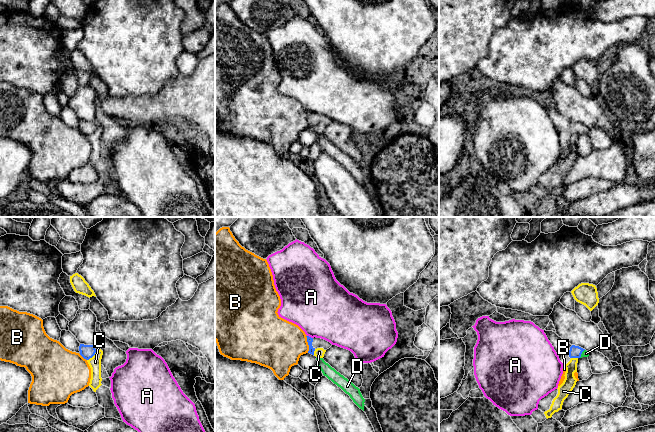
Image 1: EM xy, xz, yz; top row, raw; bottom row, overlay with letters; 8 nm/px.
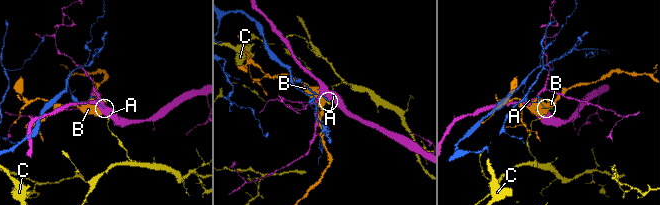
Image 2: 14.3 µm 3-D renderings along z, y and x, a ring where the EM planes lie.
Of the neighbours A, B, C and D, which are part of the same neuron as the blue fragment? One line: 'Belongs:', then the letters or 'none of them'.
Belongs: D

